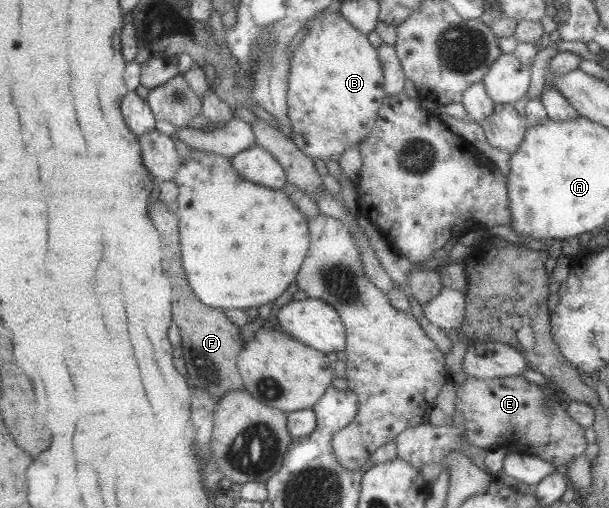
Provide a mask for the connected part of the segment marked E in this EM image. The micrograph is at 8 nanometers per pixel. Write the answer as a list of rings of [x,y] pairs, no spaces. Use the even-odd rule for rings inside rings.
[[[520,374],[485,380],[466,375],[462,384],[454,385],[454,404],[463,418],[465,440],[469,444],[485,450],[493,450],[499,445],[509,451],[527,452],[560,470],[574,456],[584,453],[587,446],[584,429],[571,420],[565,406],[548,400],[539,385],[525,381]]]

